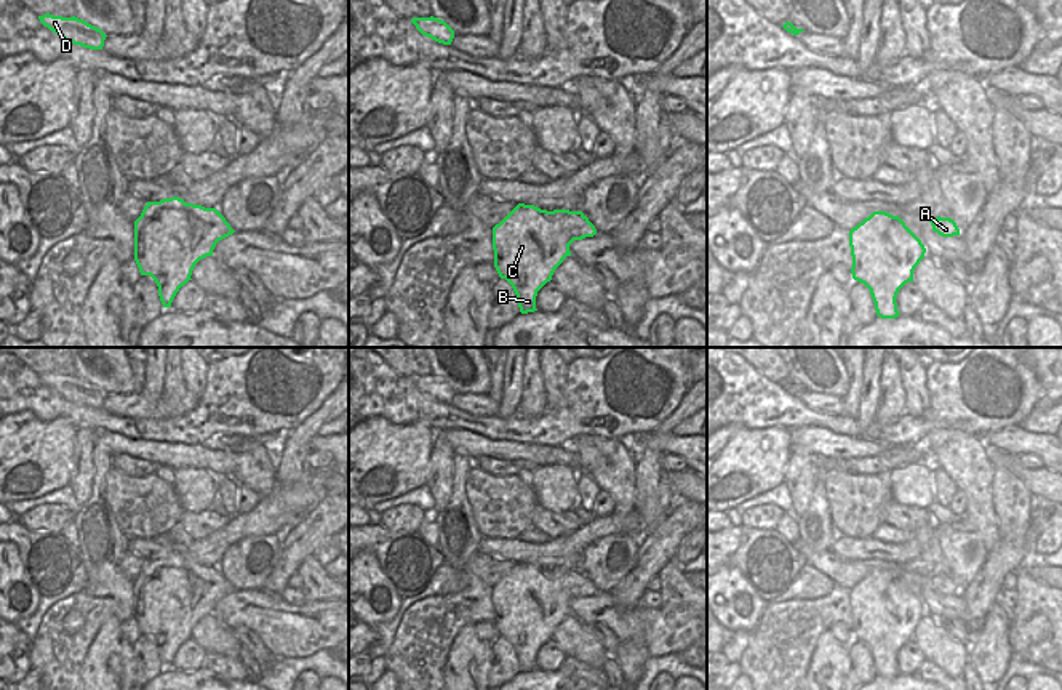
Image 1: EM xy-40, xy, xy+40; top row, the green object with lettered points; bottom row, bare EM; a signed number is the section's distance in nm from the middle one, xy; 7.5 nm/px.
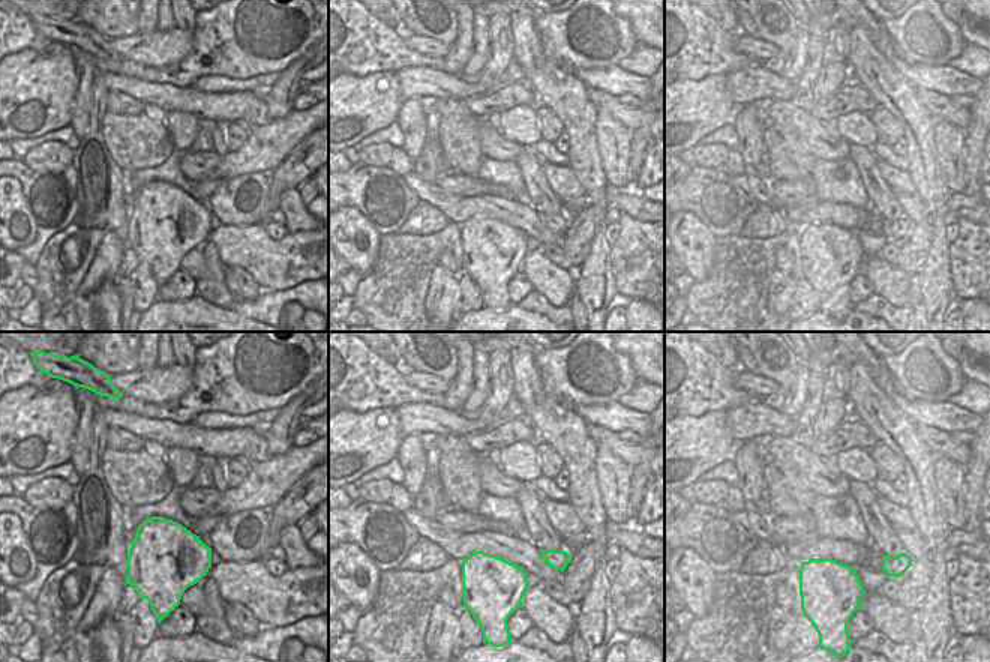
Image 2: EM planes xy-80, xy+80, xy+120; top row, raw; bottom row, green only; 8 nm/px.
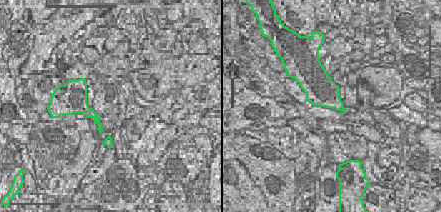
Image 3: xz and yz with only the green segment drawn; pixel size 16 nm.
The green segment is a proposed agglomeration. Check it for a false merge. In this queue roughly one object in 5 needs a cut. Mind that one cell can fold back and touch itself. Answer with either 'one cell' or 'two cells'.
one cell

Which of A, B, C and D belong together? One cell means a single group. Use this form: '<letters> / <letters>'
A B C D

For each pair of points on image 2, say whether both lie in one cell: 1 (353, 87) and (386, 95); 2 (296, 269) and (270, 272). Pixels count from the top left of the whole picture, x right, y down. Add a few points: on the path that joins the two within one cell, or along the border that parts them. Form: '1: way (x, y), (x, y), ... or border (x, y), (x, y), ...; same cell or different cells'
1: way (360, 95), (378, 95); same cell
2: way (290, 269), (276, 269); same cell

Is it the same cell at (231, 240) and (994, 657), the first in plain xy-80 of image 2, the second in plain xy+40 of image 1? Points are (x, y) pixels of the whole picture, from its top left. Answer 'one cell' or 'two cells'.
two cells

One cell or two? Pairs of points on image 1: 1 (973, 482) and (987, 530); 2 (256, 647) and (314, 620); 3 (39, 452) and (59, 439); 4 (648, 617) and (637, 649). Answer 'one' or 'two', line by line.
1: one
2: two
3: one
4: two

